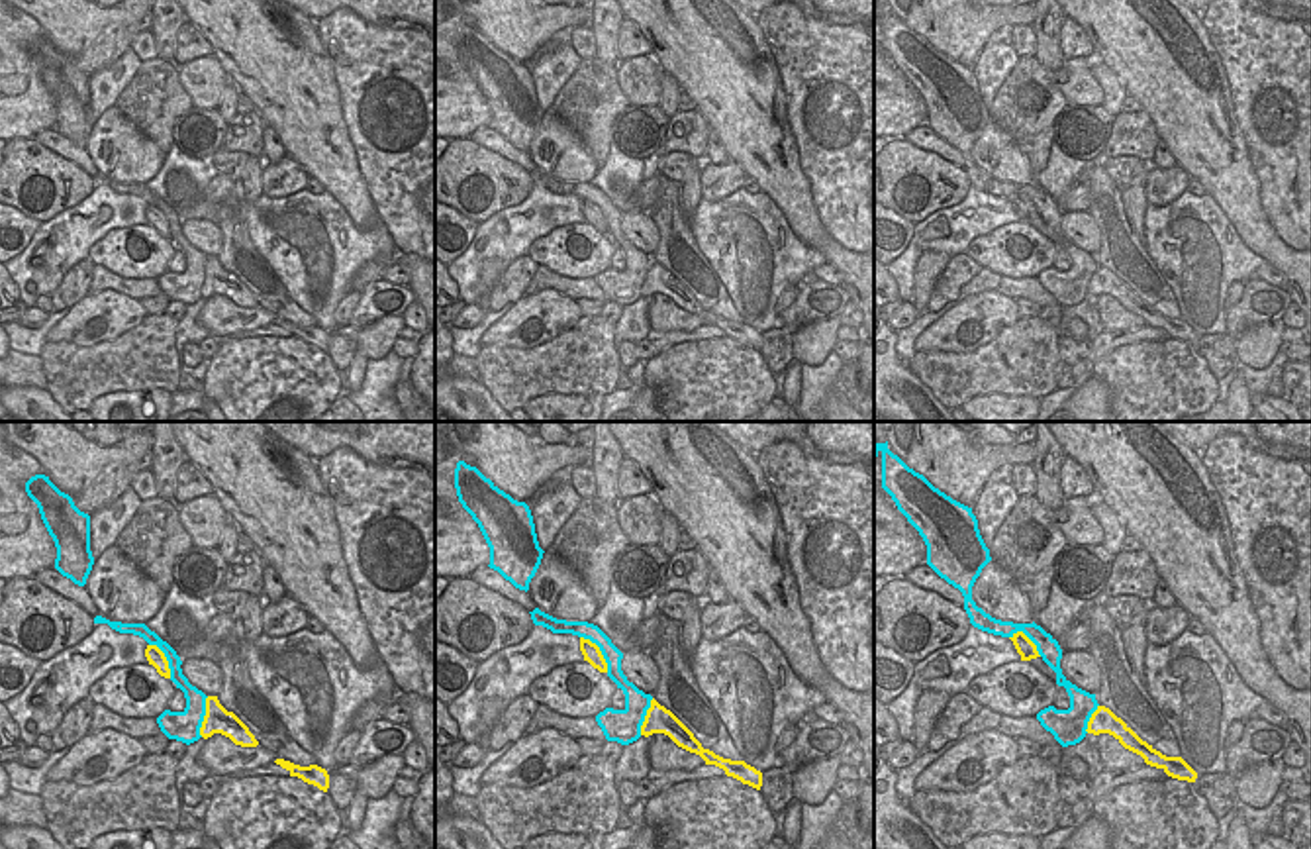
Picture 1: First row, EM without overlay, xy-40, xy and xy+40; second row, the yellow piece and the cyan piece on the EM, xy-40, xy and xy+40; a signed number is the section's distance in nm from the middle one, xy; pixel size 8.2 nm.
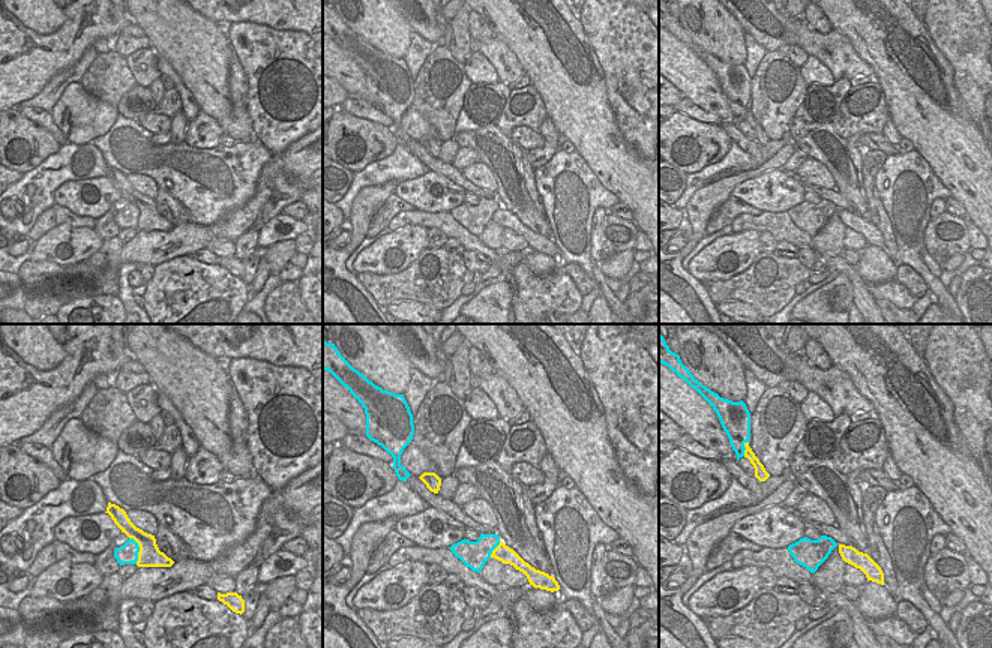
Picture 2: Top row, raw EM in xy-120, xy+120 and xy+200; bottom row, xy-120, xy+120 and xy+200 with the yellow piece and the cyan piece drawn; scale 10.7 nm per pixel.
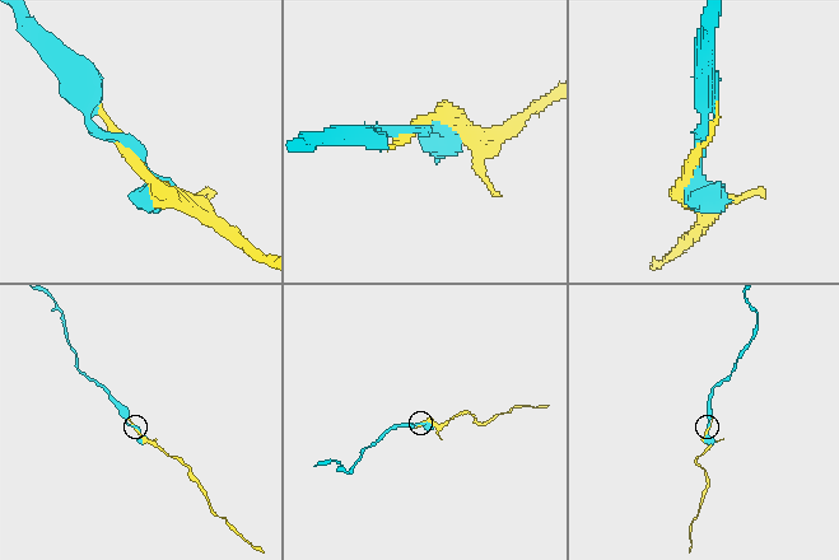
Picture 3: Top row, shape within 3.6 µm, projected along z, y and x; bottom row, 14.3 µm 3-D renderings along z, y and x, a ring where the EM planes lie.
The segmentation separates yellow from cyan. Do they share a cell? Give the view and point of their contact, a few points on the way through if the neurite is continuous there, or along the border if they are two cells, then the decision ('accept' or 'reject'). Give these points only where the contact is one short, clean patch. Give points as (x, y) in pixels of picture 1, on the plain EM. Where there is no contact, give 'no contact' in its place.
xy (600, 212) | accept

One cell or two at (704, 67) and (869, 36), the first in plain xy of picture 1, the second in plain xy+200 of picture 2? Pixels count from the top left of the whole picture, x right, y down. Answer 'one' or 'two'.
one

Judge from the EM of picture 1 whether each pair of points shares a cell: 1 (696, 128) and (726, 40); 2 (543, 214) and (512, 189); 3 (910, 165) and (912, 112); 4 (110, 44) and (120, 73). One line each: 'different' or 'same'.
1: different
2: different
3: different
4: different

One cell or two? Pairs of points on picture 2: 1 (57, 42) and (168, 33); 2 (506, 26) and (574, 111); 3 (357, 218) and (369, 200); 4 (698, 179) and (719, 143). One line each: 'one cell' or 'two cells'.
1: two cells
2: one cell
3: one cell
4: two cells

